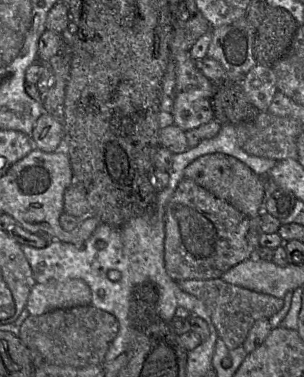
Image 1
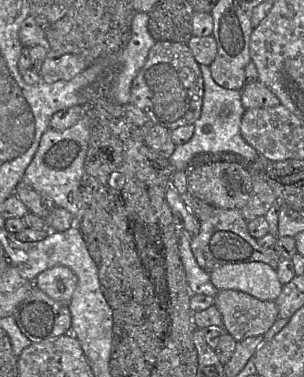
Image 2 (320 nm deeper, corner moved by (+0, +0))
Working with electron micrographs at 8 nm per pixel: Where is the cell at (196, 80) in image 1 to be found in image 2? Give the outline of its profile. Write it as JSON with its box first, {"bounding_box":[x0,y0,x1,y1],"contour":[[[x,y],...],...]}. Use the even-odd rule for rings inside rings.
{"bounding_box":[130,41,204,130],"contour":[[[156,41],[132,82],[130,102],[140,108],[150,121],[168,130],[194,124],[201,115],[204,96],[199,66],[188,43]]]}

